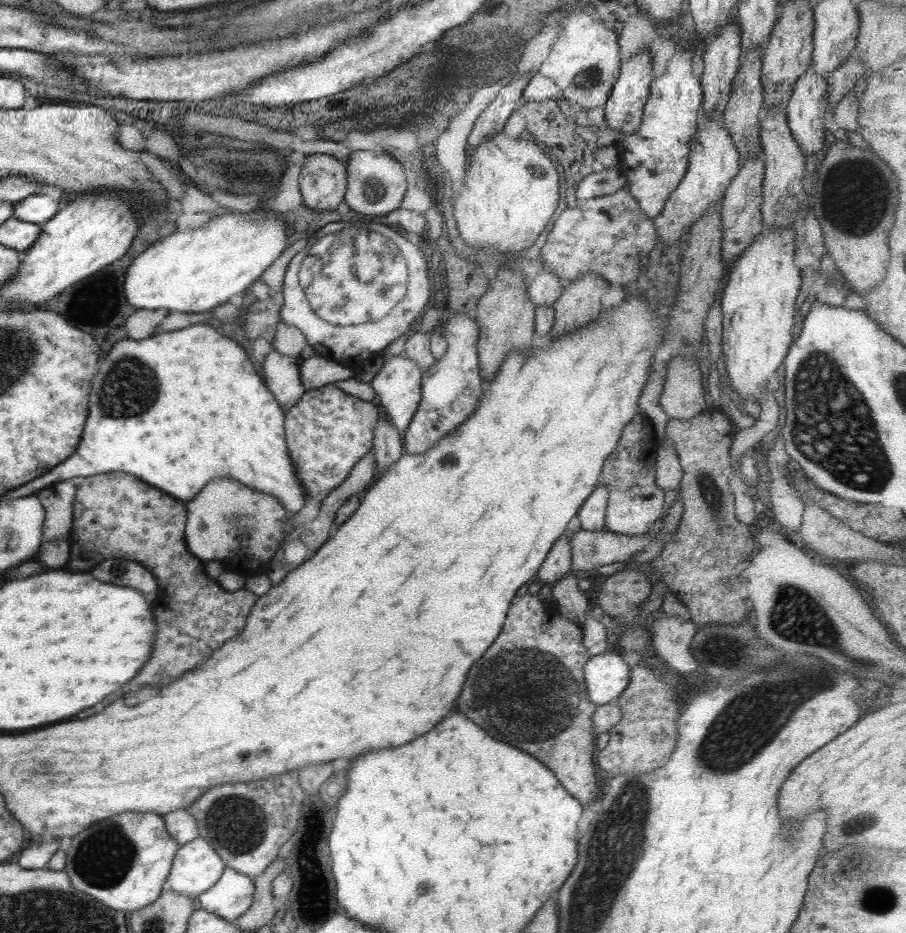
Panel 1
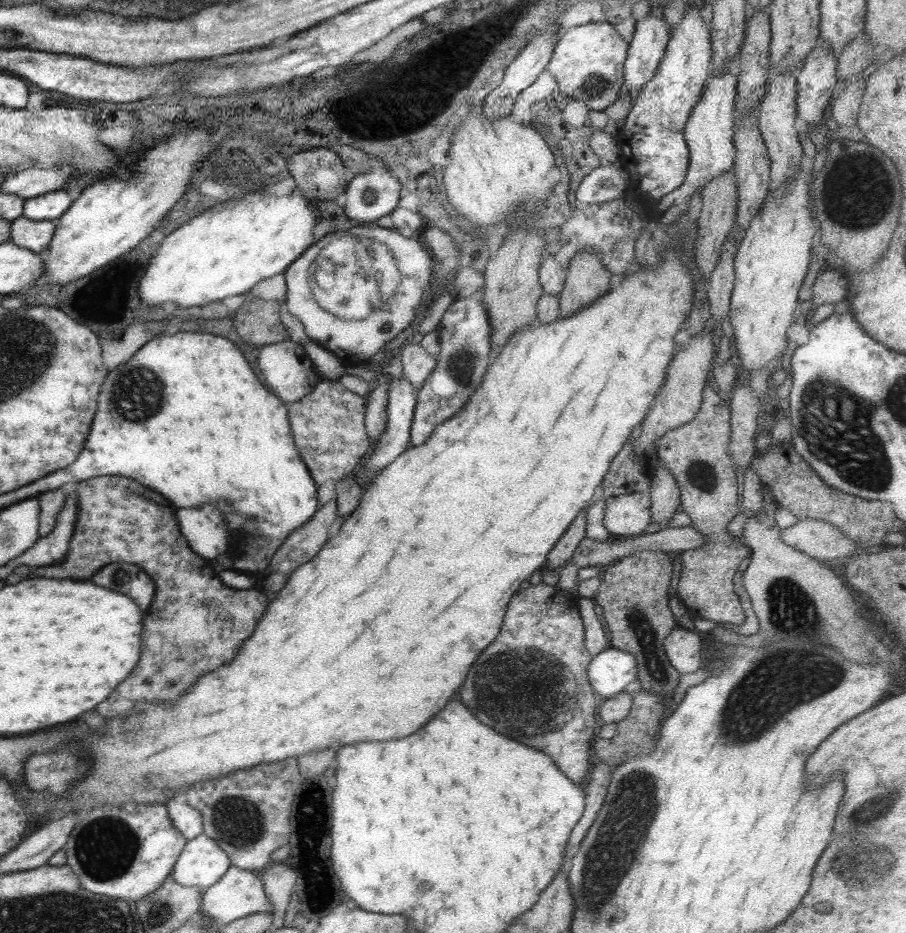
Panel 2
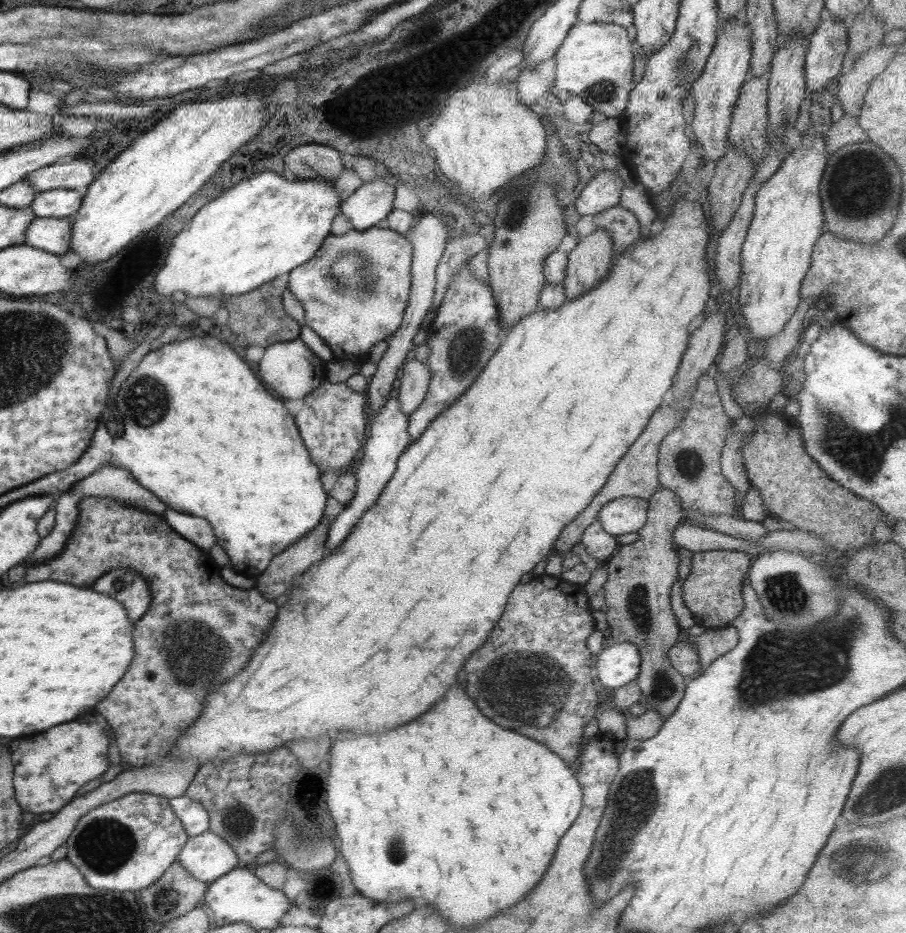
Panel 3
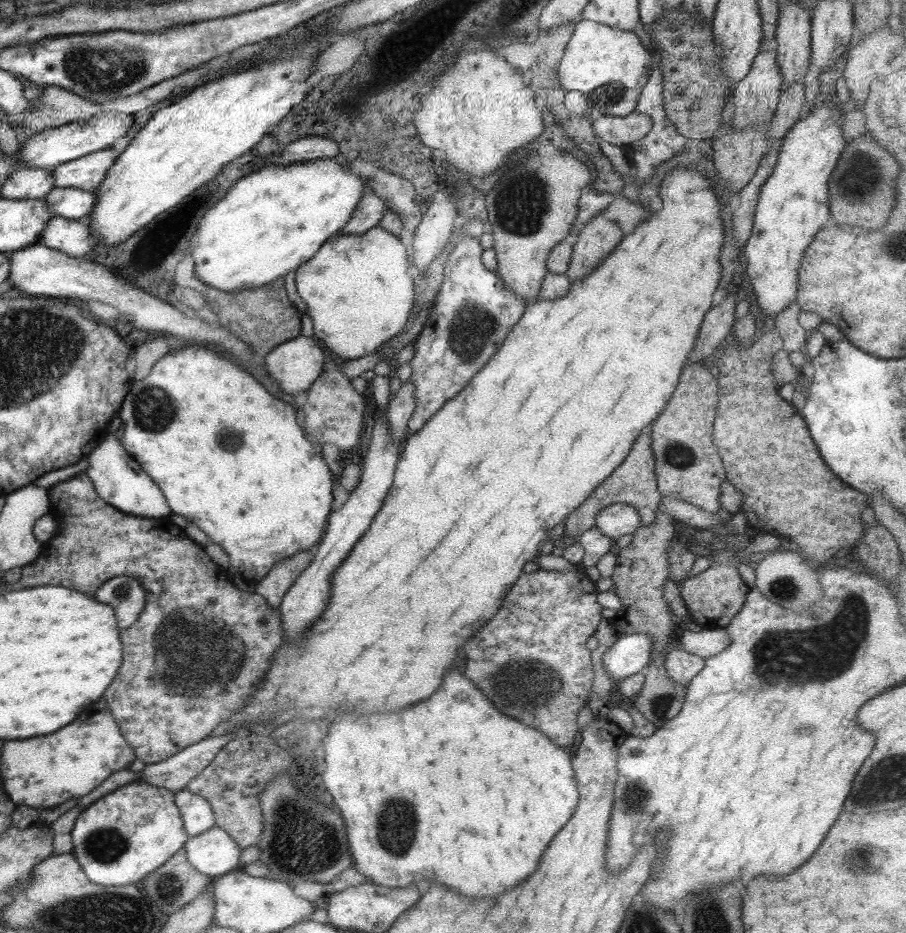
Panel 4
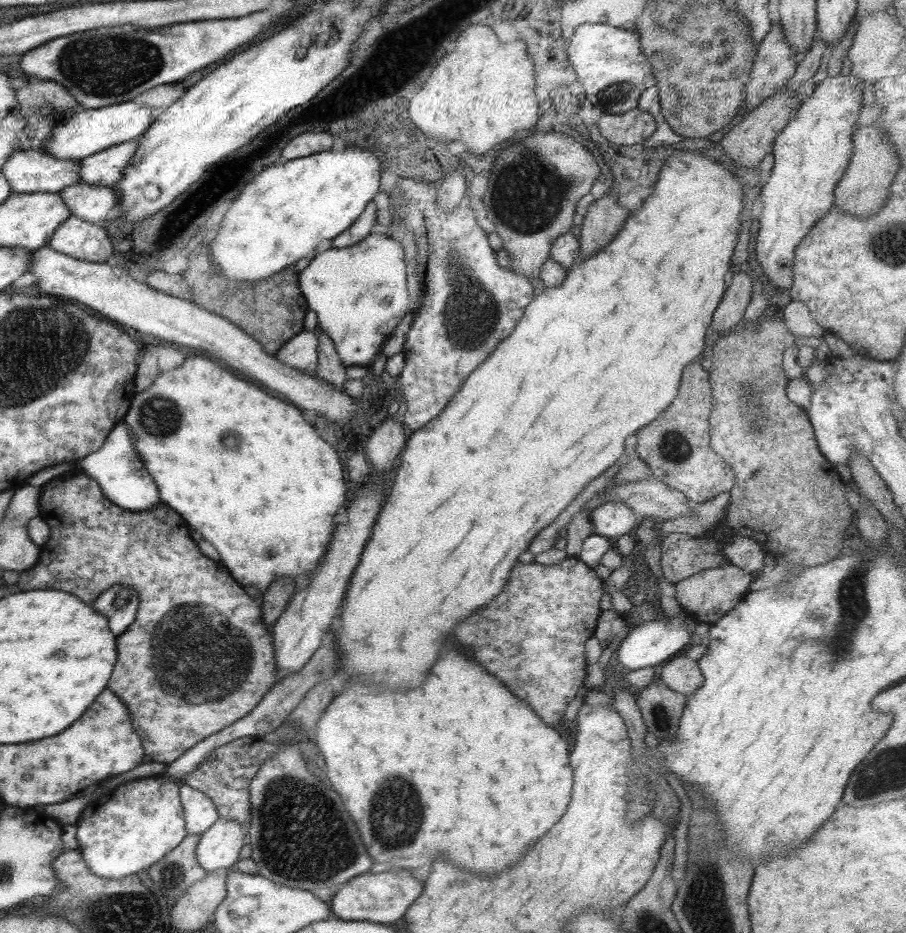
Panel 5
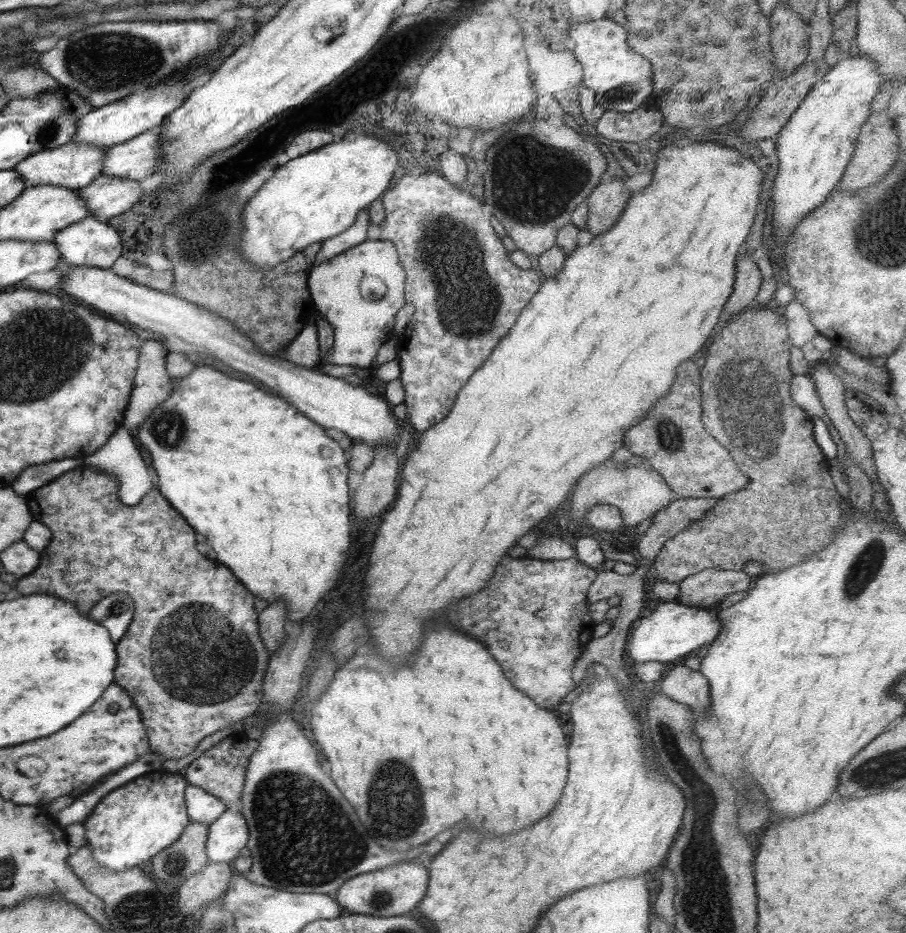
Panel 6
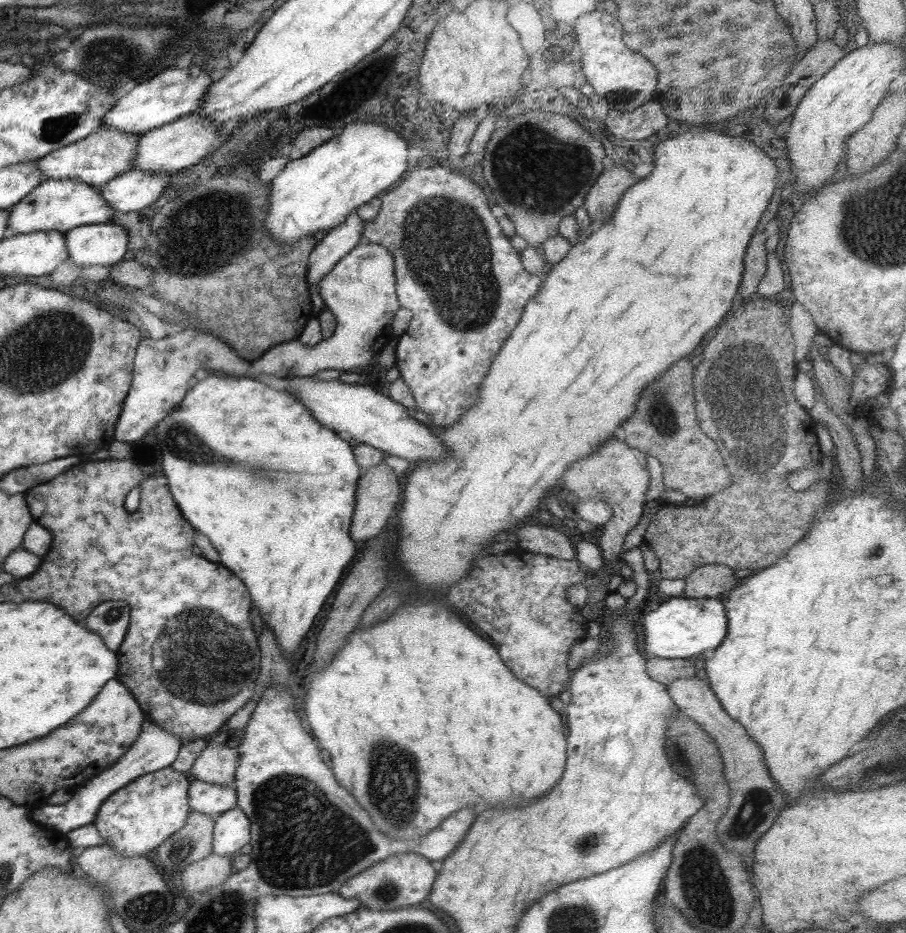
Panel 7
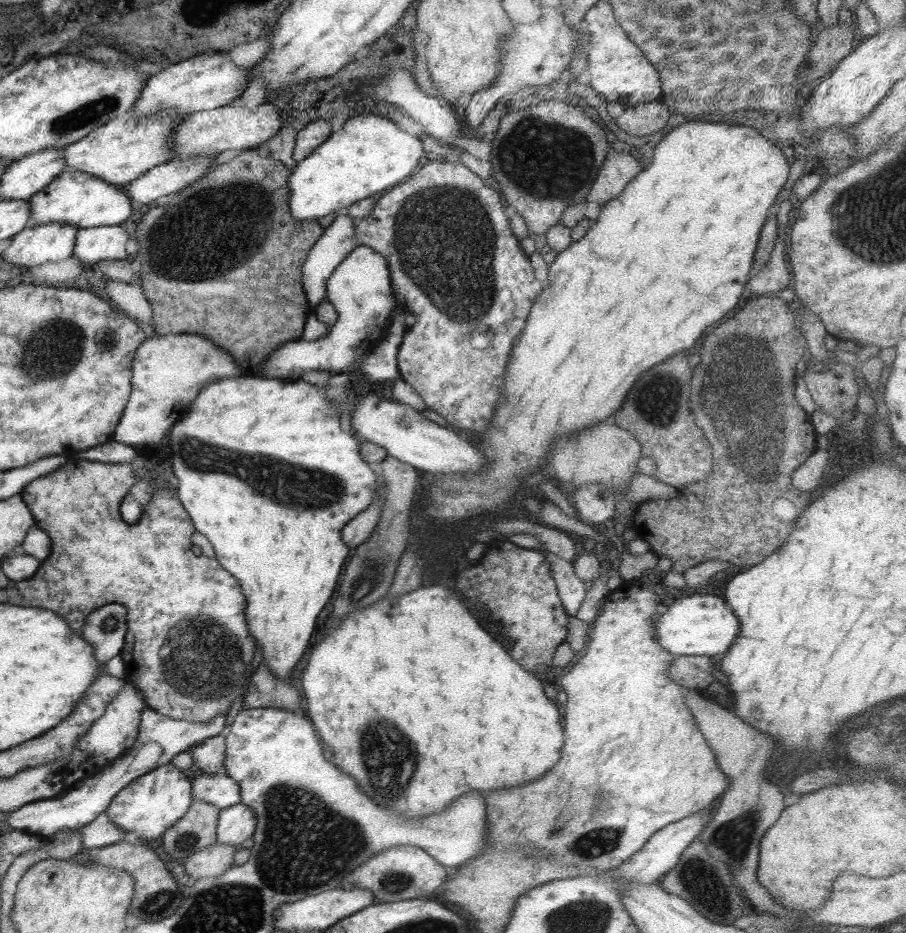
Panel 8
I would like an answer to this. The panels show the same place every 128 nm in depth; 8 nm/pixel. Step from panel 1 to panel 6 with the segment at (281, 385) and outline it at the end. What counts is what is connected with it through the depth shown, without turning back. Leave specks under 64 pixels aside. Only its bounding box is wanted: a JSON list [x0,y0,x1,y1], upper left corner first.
[285,323,320,369]

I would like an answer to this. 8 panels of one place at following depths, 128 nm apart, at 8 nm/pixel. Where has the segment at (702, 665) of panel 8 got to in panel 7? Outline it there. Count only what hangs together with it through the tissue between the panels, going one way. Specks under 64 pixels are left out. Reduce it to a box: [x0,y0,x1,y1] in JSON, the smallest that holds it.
[645,656,695,685]

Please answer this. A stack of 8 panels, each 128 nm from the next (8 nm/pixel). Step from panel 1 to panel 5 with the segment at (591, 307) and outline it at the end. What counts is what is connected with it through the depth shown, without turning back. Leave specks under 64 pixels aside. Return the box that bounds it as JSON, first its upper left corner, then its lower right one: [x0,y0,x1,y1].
[578,194,628,258]

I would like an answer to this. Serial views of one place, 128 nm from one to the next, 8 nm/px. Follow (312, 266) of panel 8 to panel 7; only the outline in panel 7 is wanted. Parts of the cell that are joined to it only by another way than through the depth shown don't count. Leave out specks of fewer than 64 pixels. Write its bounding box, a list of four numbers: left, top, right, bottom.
[306,211,363,316]

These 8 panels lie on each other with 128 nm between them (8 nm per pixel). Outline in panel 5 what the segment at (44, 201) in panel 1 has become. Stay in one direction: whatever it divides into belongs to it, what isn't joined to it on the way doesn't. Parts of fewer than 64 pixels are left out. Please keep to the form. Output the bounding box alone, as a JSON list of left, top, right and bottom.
[57,183,117,224]

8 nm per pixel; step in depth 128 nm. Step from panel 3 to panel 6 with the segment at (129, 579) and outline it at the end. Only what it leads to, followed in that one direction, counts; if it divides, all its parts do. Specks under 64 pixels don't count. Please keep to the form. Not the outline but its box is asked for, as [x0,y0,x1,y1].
[89,592,133,643]

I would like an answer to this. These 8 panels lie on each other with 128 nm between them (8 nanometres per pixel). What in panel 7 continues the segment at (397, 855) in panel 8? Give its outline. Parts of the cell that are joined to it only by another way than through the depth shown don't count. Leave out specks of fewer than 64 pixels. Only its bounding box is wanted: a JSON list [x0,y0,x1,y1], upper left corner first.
[337,853,435,910]

